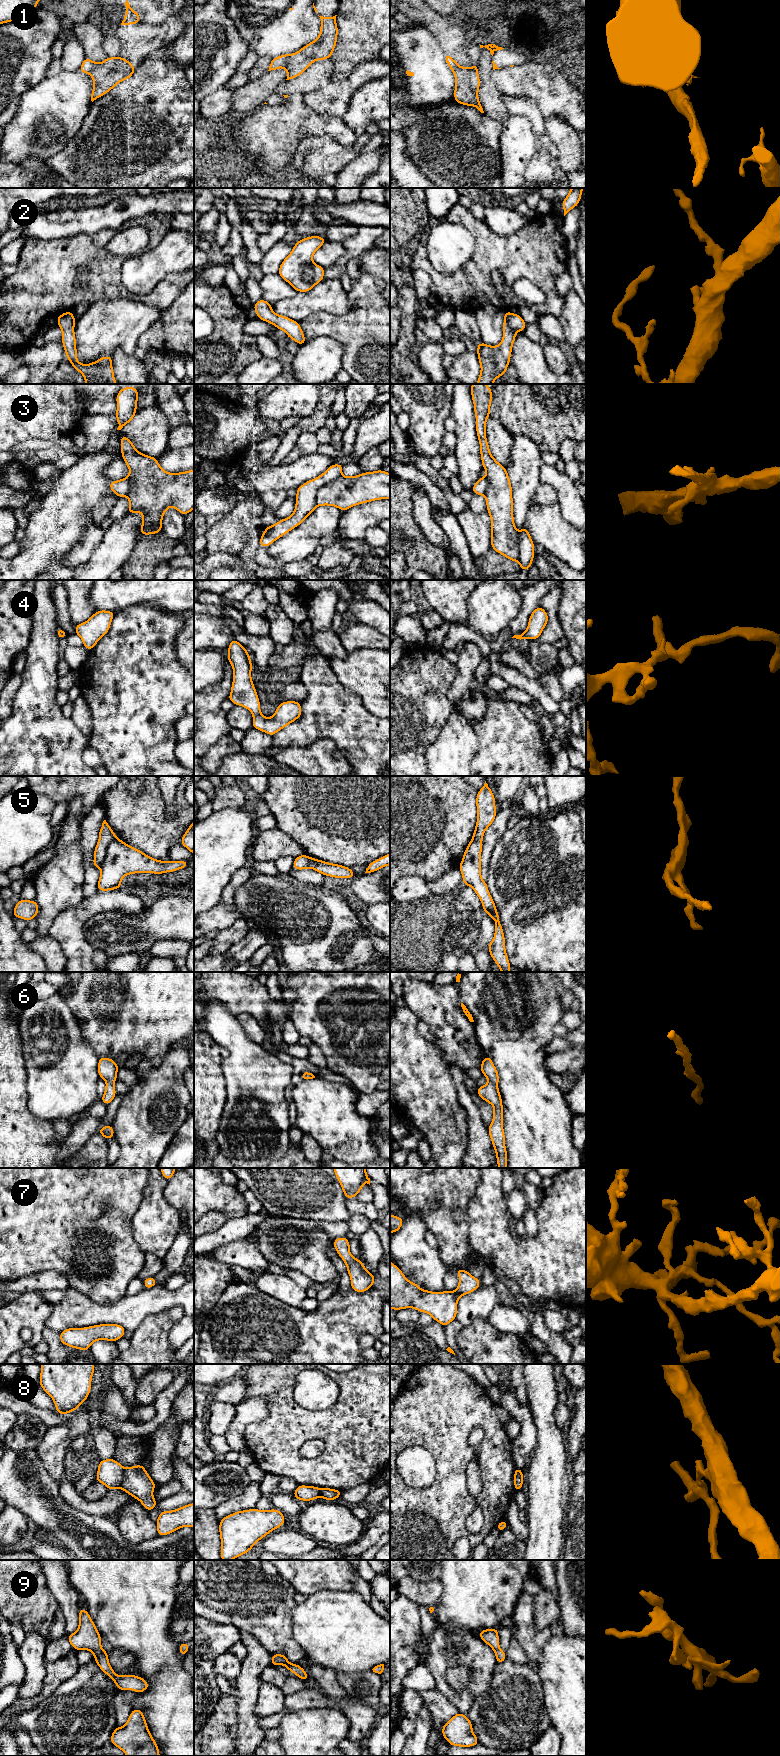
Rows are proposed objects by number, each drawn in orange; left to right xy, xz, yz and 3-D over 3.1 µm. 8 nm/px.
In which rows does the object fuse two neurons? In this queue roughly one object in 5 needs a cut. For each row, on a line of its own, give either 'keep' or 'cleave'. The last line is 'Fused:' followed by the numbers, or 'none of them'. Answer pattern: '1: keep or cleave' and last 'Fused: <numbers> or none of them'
1: cleave
2: keep
3: keep
4: keep
5: keep
6: keep
7: keep
8: cleave
9: keep
Fused: 1, 8

